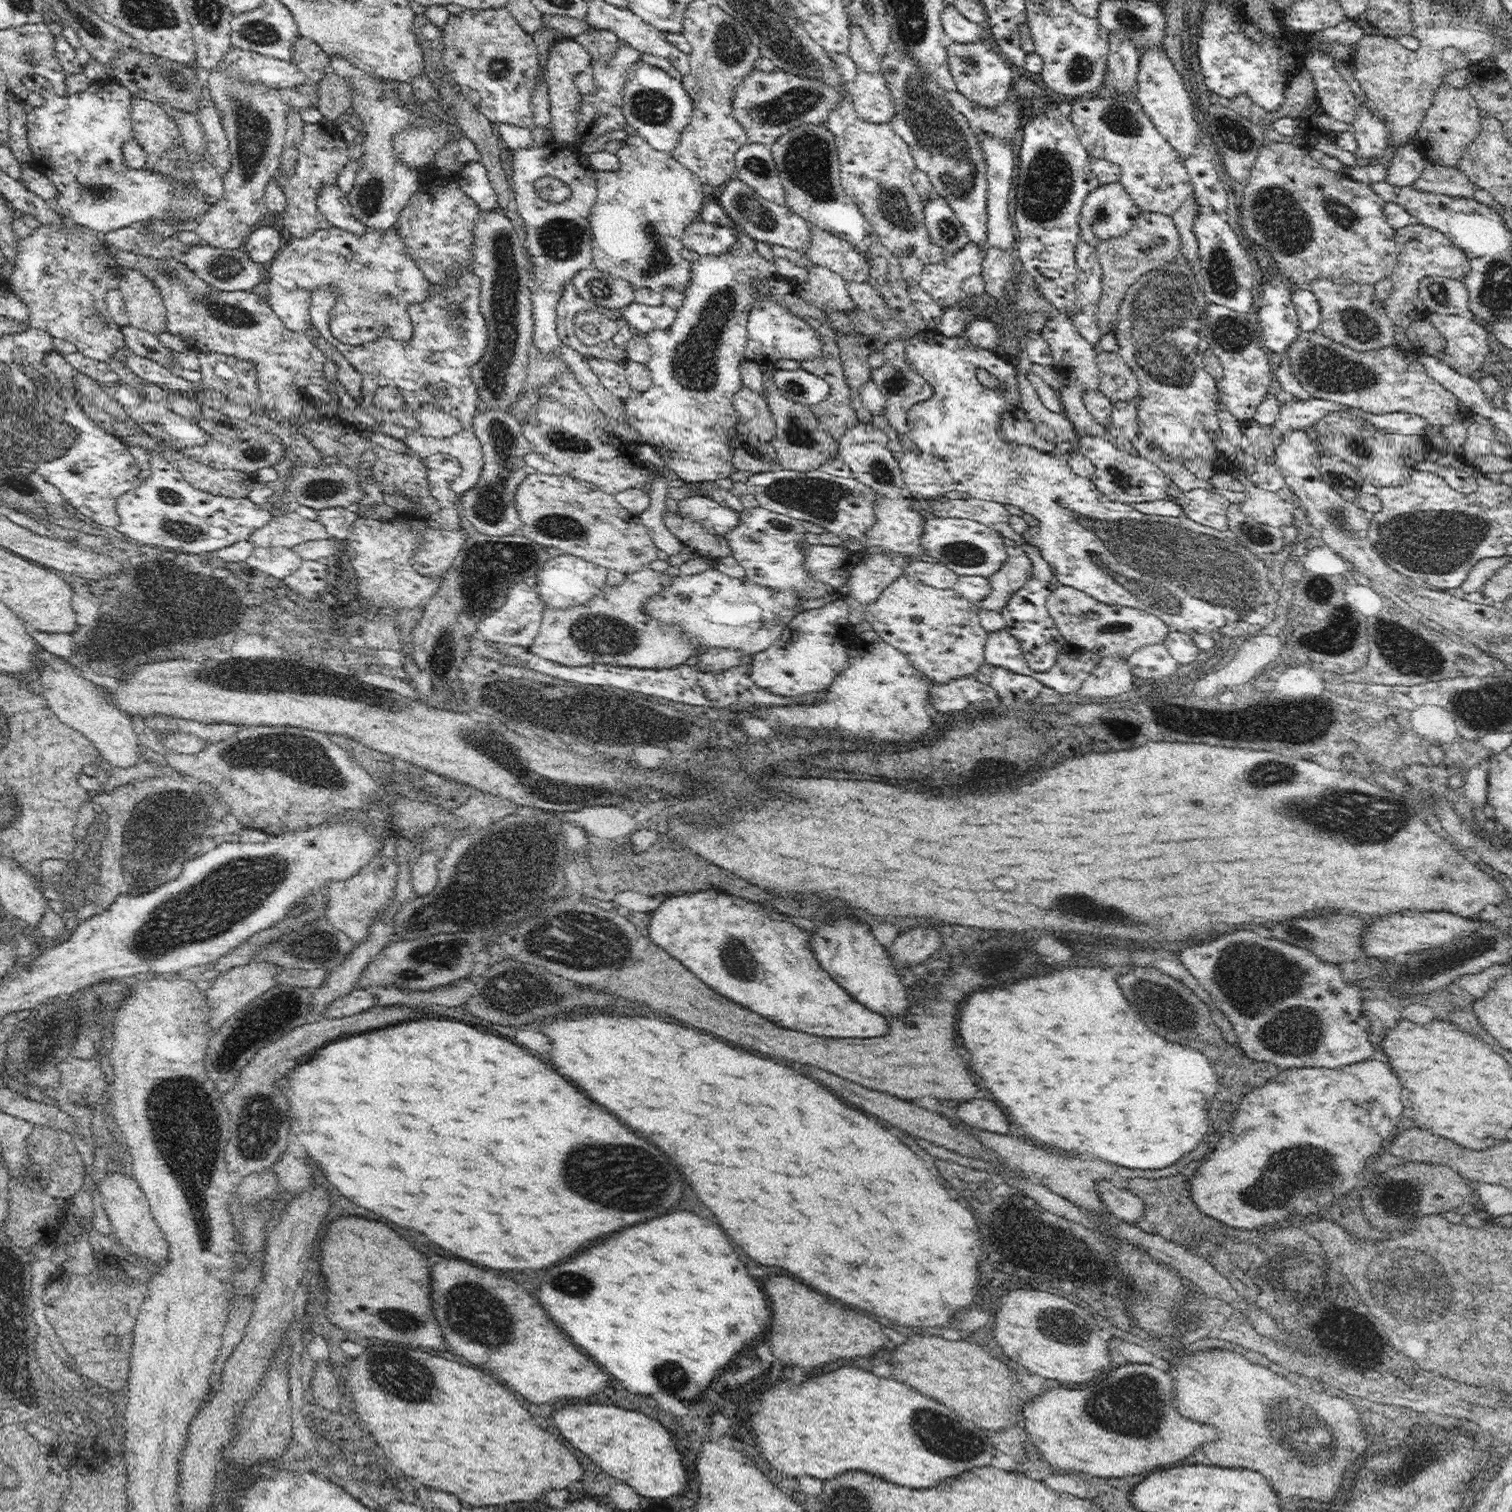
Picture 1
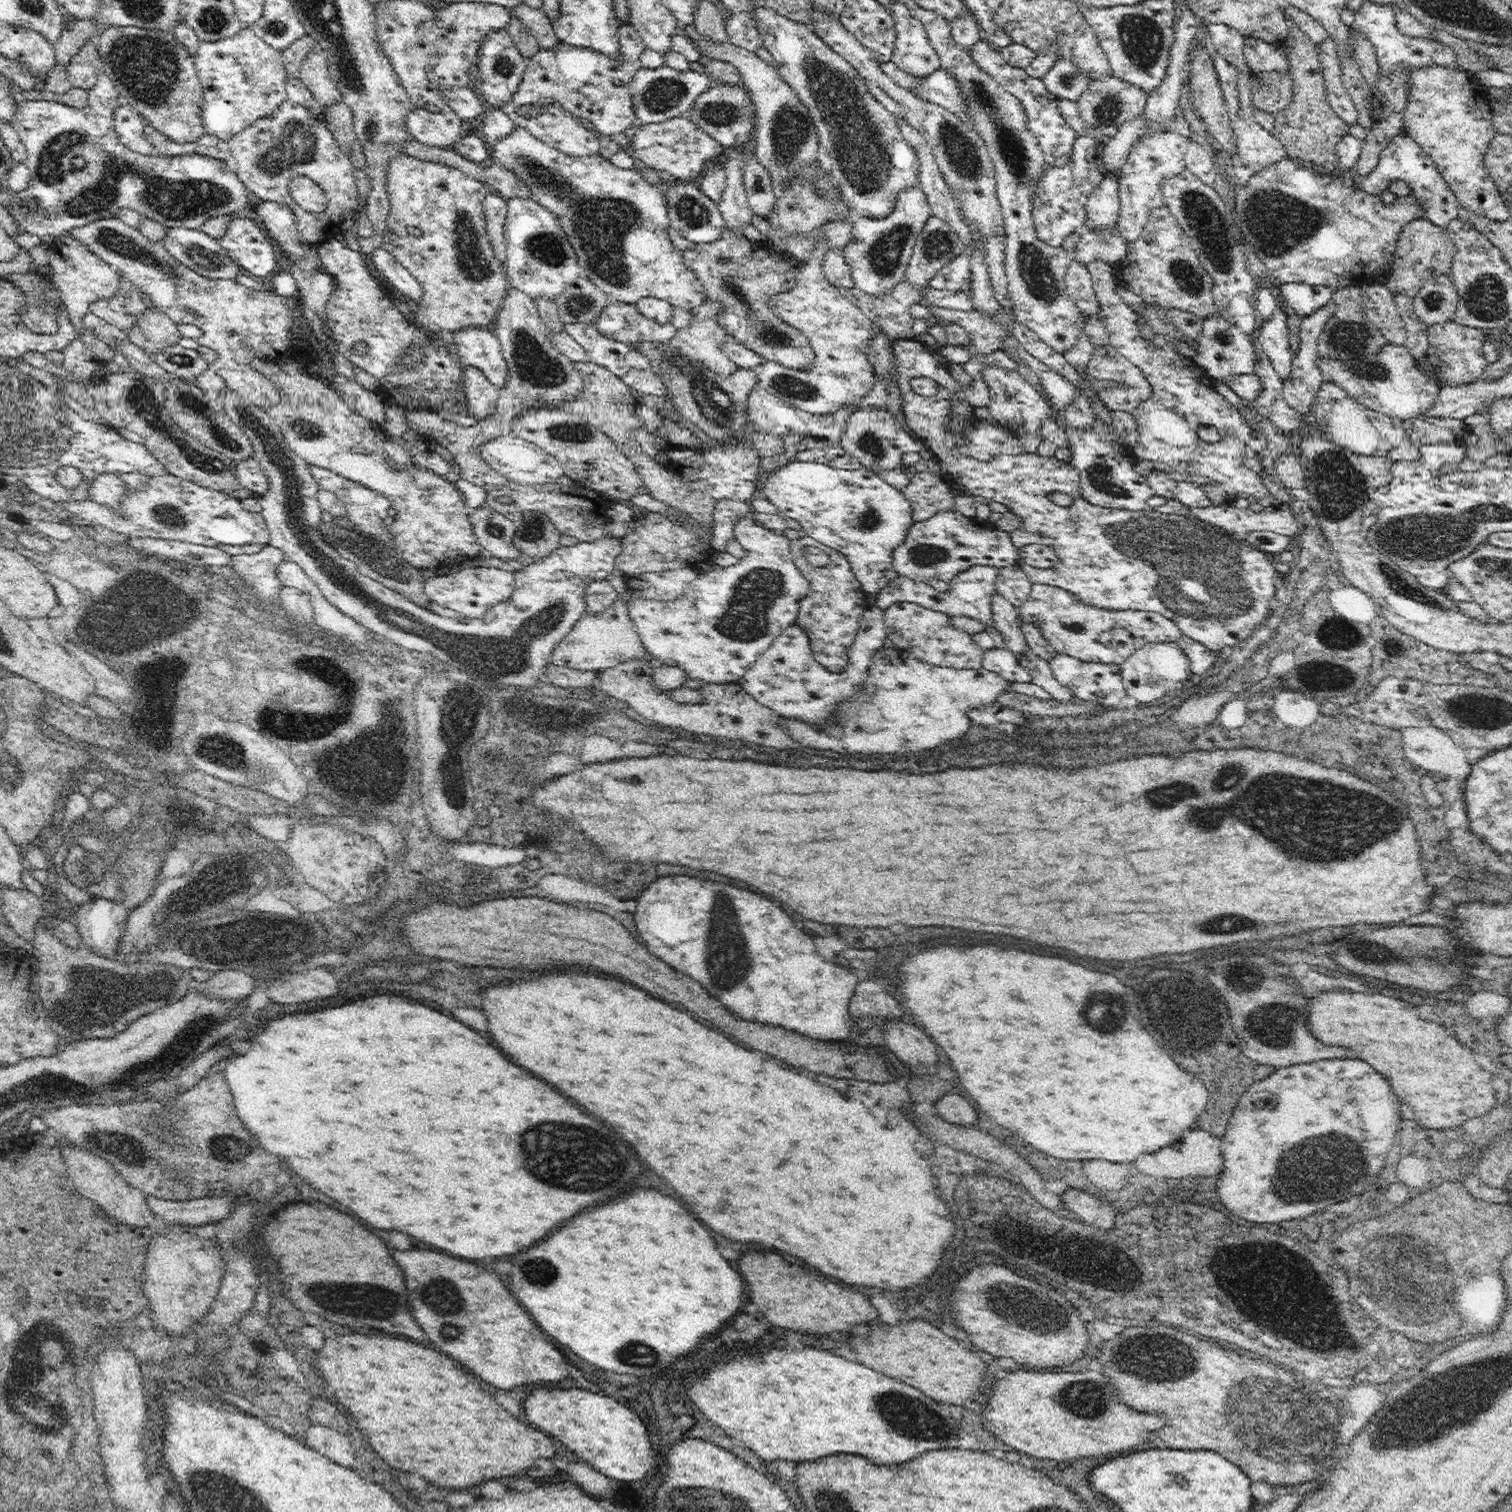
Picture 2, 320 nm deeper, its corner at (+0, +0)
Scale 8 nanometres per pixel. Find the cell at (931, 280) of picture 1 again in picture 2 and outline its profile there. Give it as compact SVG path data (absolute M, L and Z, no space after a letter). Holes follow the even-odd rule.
M963 252L954 261L946 264L936 275L930 279L931 289L938 291L969 290L971 278L971 267L967 252Z

